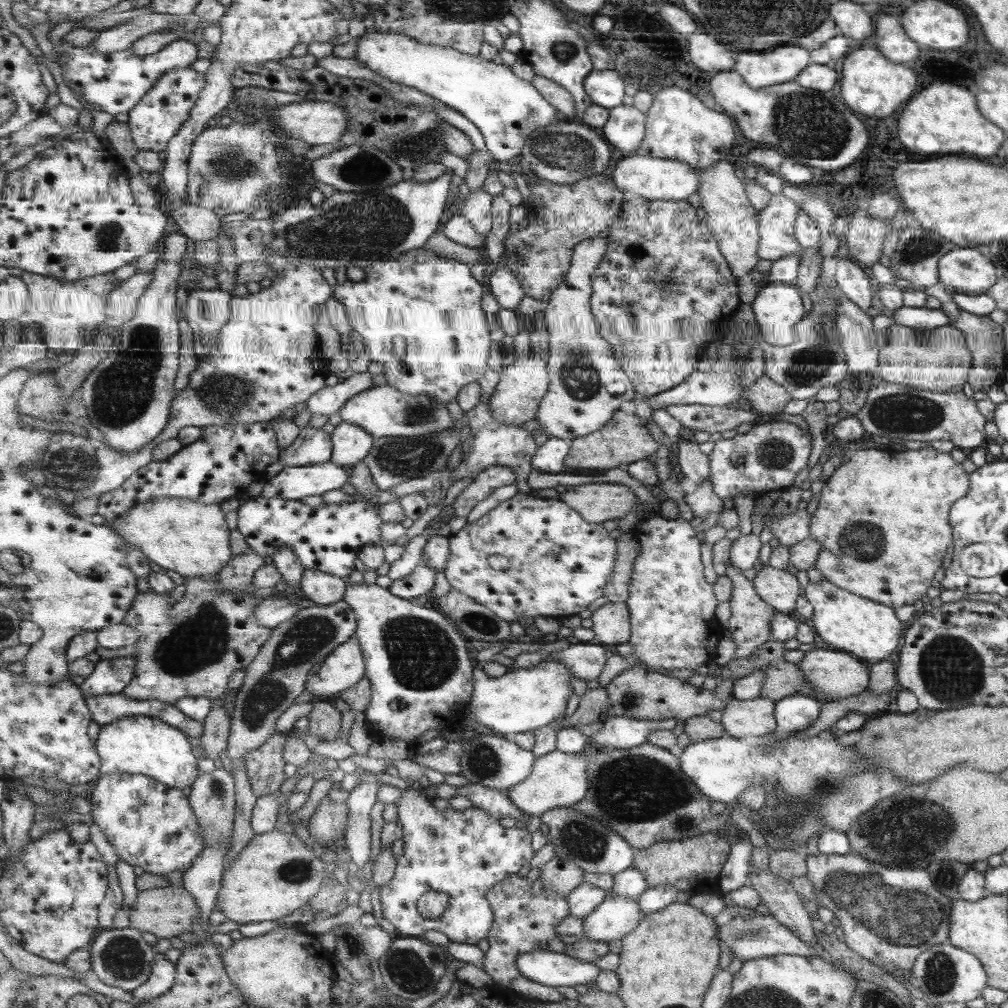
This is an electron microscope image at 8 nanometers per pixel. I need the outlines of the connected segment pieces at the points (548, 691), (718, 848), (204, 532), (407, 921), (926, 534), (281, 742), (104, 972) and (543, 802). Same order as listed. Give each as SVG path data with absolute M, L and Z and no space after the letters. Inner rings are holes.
M546 656L536 666L531 668L515 668L499 677L485 674L481 667L474 669L475 688L473 696L467 702L468 710L474 718L490 727L497 735L514 737L529 731L537 730L553 722L559 714L564 714L573 692L571 678L573 673L562 660Z
M709 832L693 838L658 842L648 849L642 849L635 856L633 865L642 871L649 888L671 885L678 892L688 894L702 890L705 894L722 894L720 878L731 849L727 839Z
M175 497L158 498L147 503L138 504L115 522L105 522L111 528L118 530L126 542L142 552L163 569L171 569L182 577L196 576L206 577L217 575L226 567L226 564L234 558L231 551L230 534L231 528L227 526L225 512L220 504L203 504L191 499Z
M413 785L405 790L402 797L396 802L396 809L398 812L398 821L401 823L403 828L403 855L398 859L398 867L395 873L393 881L383 887L381 887L381 904L383 907L384 918L387 919L391 924L396 926L396 929L403 934L405 937L422 937L422 934L429 932L429 930L438 930L445 934L450 941L461 942L461 944L474 944L477 945L481 940L485 940L492 929L492 924L495 920L494 909L491 908L490 901L487 898L491 888L494 888L499 882L513 877L521 868L525 868L533 860L535 856L535 850L533 850L533 836L529 830L523 828L503 828L499 824L499 820L491 817L491 814L483 811L482 809L475 809L471 807L466 810L453 810L450 807L438 810L433 806L432 800L429 797L423 797L419 794L419 788L417 785ZM426 892L443 892L449 895L449 902L446 911L437 920L423 918L421 912L418 909L419 899L422 899L423 894Z
M931 446L905 451L874 448L844 450L841 458L839 466L821 487L817 506L809 516L809 536L813 540L817 540L819 547L821 547L812 568L819 570L825 581L835 584L841 589L846 589L847 592L865 597L867 600L877 601L879 604L899 608L900 606L911 606L915 600L923 600L923 596L927 596L927 592L931 592L931 588L935 588L935 572L939 572L939 568L943 568L943 560L947 560L947 548L951 548L951 544L954 543L954 529L951 528L949 522L949 509L956 500L965 496L969 490L969 474L965 470L961 470L961 463L953 462L953 458L949 454L941 454Z
M275 733L259 750L253 750L247 758L247 773L255 794L265 796L277 793L285 782L284 746L287 745L289 735Z
M126 928L102 929L93 943L89 945L92 970L101 982L133 992L137 990L150 976L156 959L156 950L145 938L141 931Z
M555 749L536 760L533 774L524 783L517 784L509 796L517 808L531 817L541 818L555 808L573 807L590 791L590 766L587 754L566 754Z

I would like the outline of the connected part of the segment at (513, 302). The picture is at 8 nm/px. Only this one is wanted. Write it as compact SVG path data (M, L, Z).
M499 268L499 270L493 270L490 275L491 288L488 292L497 298L501 307L507 308L509 311L519 310L526 294L521 282L515 278L515 274L509 268Z

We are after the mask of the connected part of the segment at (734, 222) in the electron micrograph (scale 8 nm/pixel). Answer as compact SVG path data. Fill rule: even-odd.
M728 160L719 161L717 165L708 169L699 170L701 176L698 191L702 208L706 211L705 219L710 225L711 232L718 240L722 253L737 278L745 278L752 270L757 270L760 241L760 224L758 209L750 201L746 184L735 174L736 166Z

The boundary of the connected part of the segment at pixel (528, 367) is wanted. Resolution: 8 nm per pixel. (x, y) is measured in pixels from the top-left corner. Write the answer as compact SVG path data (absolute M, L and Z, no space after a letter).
M538 357L518 358L511 365L507 365L501 372L498 387L491 396L491 413L499 422L507 426L521 426L536 419L539 408L550 390L550 371L548 360Z

